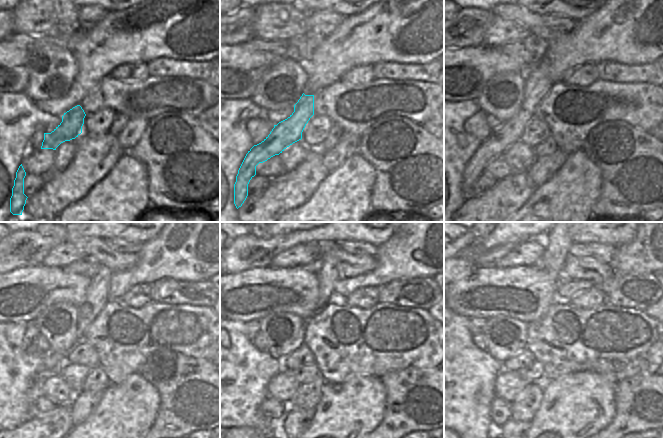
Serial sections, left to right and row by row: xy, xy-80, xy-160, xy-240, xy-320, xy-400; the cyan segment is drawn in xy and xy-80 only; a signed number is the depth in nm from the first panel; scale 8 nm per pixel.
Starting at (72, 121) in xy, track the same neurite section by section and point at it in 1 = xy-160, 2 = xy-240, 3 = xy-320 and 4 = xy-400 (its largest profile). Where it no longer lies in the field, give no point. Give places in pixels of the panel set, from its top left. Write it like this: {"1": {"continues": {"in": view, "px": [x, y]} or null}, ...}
{"1": {"continues": {"in": "xy-160", "px": [537, 83]}}, "2": {"continues": {"in": "xy-240", "px": [96, 298]}}, "3": {"continues": {"in": "xy-320", "px": [328, 275]}}, "4": {"continues": {"in": "xy-400", "px": [558, 242]}}}

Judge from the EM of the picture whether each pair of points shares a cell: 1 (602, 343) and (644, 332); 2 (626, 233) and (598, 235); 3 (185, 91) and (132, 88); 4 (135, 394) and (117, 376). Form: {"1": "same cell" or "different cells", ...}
{"1": "same cell", "2": "same cell", "3": "same cell", "4": "different cells"}

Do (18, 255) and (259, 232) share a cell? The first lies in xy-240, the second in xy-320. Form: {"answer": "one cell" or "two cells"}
{"answer": "two cells"}

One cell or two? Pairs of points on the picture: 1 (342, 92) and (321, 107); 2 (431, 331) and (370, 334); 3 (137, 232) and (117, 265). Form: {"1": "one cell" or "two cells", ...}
{"1": "one cell", "2": "one cell", "3": "two cells"}

